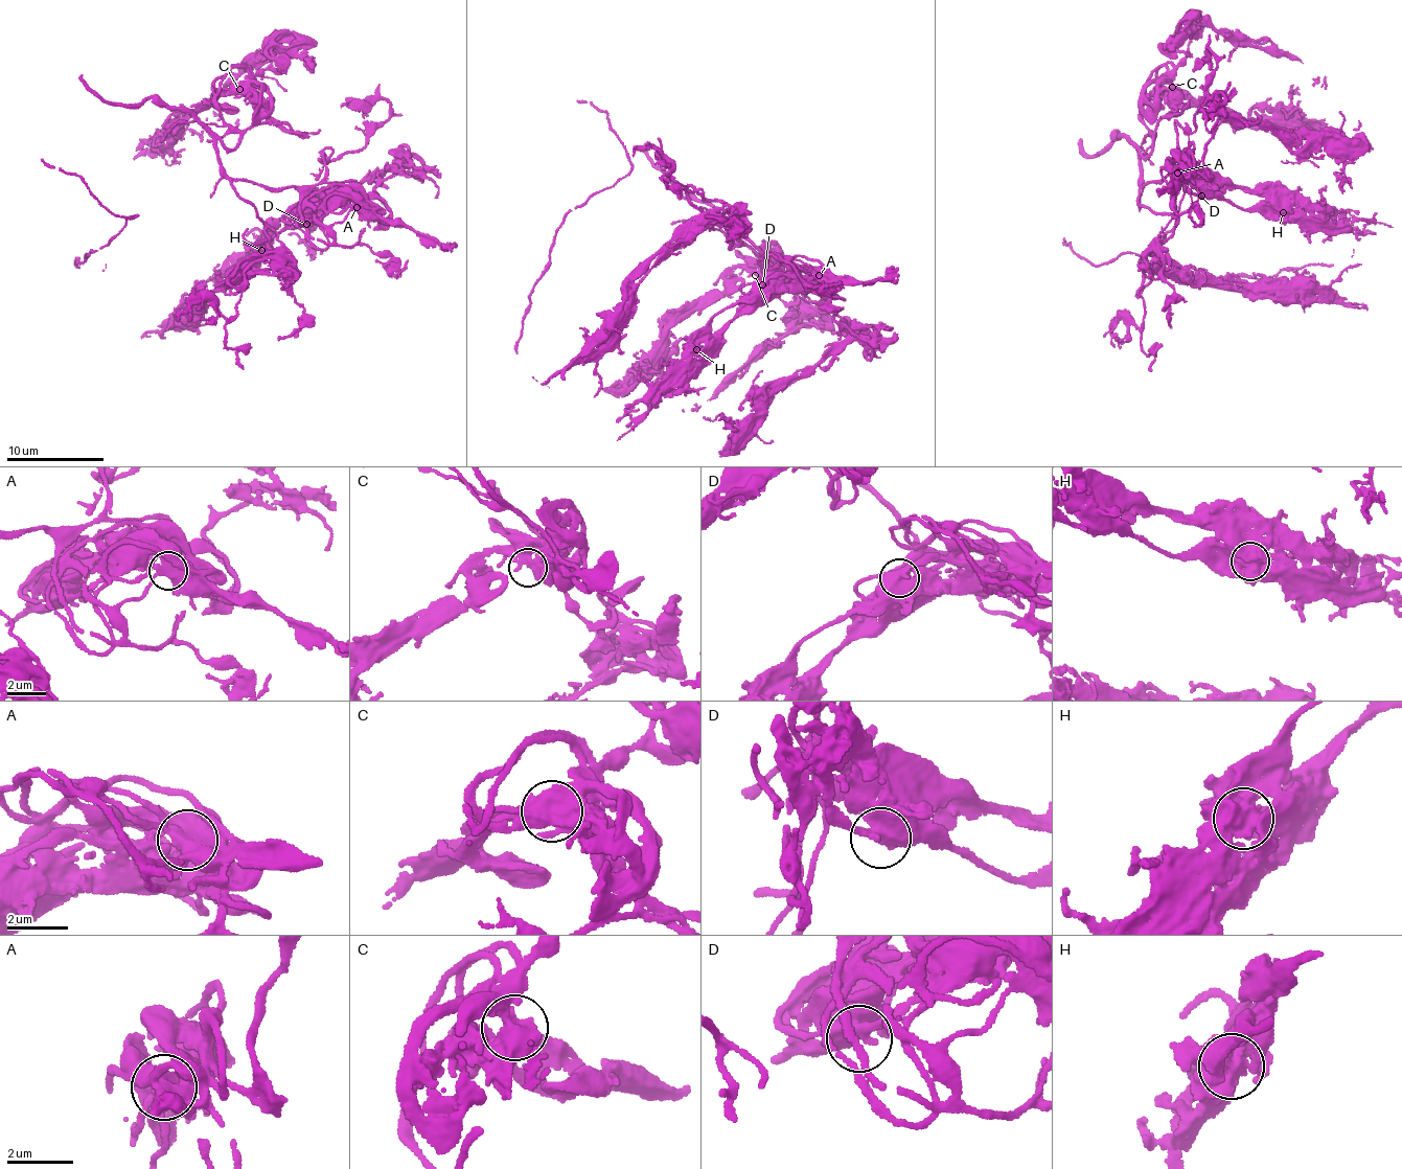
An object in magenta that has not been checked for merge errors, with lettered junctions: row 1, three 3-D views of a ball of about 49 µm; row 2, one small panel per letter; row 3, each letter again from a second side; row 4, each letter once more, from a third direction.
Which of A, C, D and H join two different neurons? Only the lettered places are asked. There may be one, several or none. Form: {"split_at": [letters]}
{"split_at": []}

